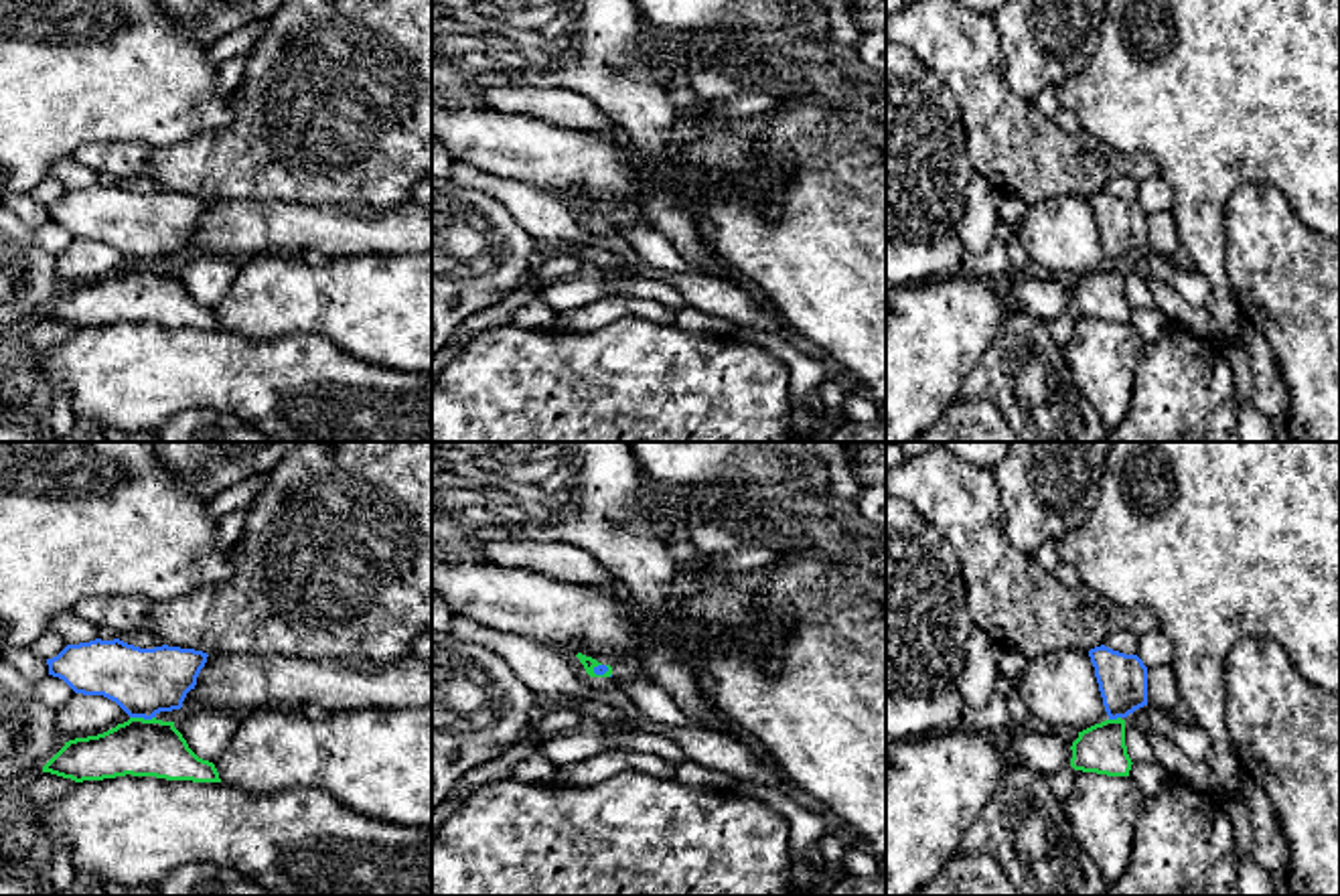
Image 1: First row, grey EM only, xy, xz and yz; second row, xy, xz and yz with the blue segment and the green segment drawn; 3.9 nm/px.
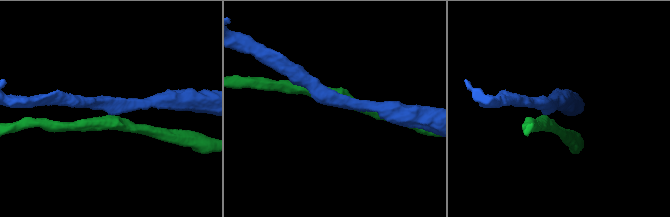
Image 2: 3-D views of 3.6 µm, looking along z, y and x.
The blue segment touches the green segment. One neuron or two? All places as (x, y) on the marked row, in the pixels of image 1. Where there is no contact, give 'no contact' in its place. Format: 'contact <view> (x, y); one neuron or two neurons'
contact xy (142, 716); two neurons

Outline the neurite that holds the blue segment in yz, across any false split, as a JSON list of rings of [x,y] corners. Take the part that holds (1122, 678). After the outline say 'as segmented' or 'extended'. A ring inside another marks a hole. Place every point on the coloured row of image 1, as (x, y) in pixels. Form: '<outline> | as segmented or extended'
[[[1101,645],[1089,657],[1109,720],[1127,718],[1147,705],[1147,667],[1137,655]]] | as segmented

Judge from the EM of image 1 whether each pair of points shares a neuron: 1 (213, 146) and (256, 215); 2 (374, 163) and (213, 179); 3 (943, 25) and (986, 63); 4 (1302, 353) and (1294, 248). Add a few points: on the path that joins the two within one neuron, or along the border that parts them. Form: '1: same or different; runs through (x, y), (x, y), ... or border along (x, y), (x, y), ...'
1: different; border along (209, 199), (280, 199), (290, 203)
2: same; runs through (333, 169), (254, 169)
3: same; runs through (953, 35), (976, 57)
4: same; runs through (1302, 327), (1302, 290), (1294, 282), (1294, 274)

